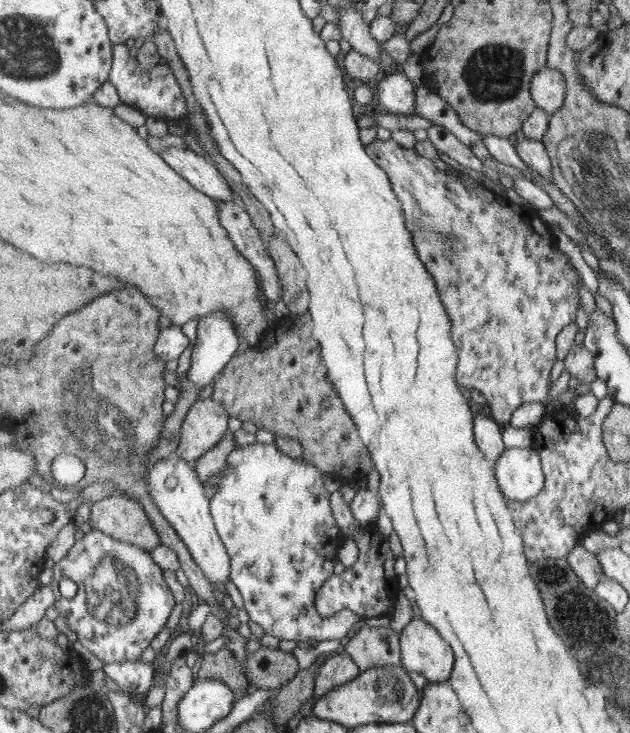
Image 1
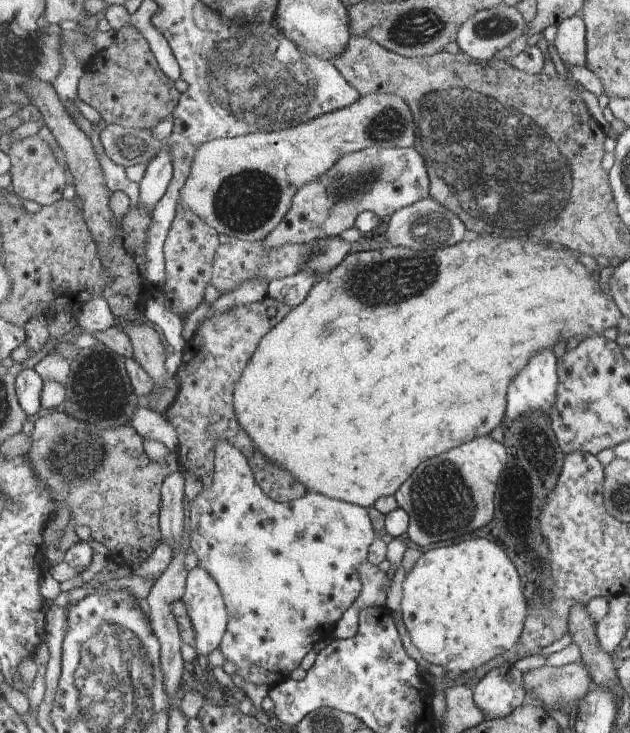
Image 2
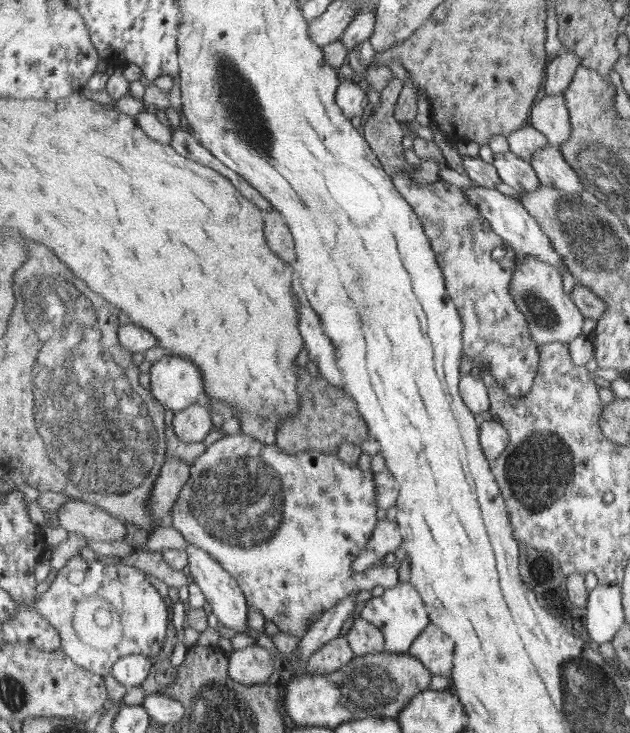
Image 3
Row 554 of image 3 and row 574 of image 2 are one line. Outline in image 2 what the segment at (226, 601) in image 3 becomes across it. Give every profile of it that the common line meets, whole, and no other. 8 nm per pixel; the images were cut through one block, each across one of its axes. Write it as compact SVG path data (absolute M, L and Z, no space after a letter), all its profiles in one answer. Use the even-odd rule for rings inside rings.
M197 566L189 570L186 593L182 601L187 605L196 632L197 654L207 656L213 650L220 648L230 623L230 612L218 580L215 580L215 577L203 567Z

